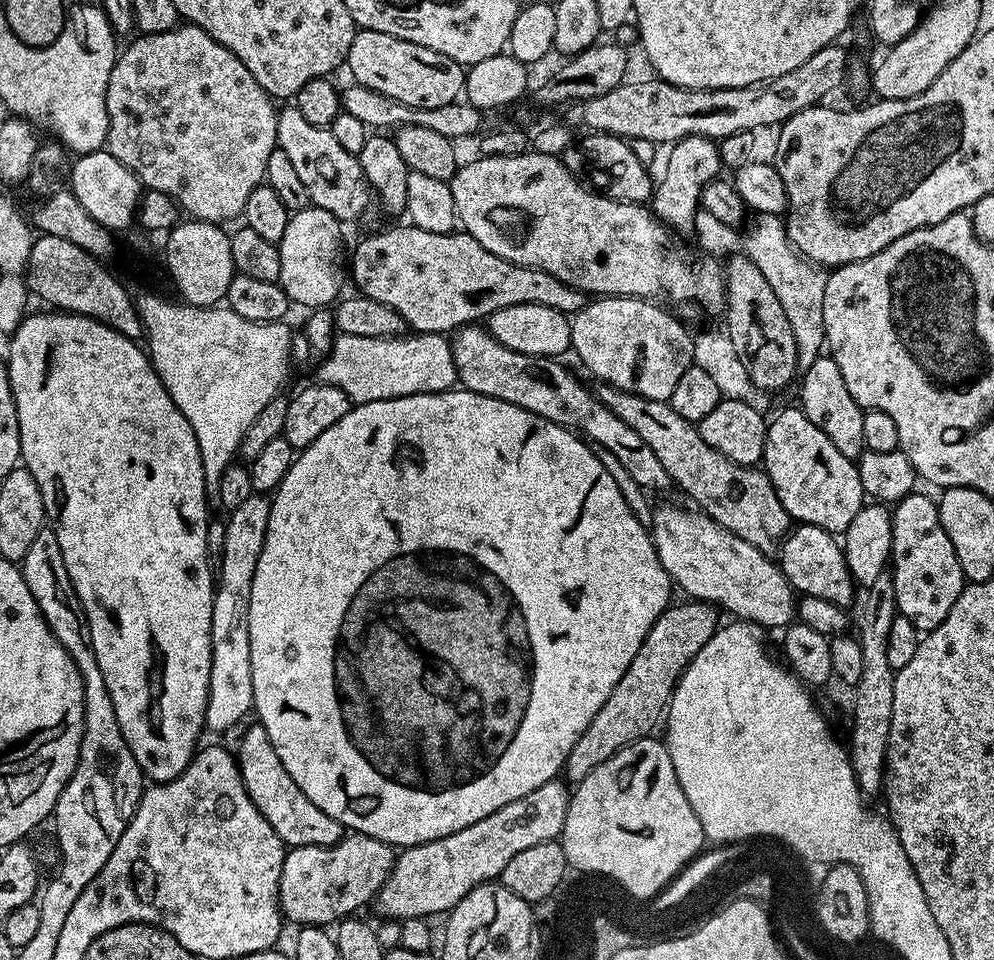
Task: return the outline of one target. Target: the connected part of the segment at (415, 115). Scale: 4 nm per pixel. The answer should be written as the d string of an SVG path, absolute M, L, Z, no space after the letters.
M355 82L349 85L348 89L345 87L340 93L340 107L346 114L354 114L354 118L359 118L370 130L395 130L401 128L403 124L413 124L426 126L437 134L442 134L454 142L460 142L463 136L475 137L485 127L483 126L485 113L467 102L455 100L446 106L415 108L390 98L390 94L378 94L378 90L370 90L370 86L362 86Z

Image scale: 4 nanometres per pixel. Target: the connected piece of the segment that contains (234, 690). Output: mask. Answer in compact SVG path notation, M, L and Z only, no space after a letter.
M253 494L242 506L226 516L226 534L218 579L212 593L212 661L210 686L204 722L207 731L224 732L232 728L244 715L253 711L254 678L250 670L250 586L258 558L264 549L266 526L270 522L272 505L264 494Z

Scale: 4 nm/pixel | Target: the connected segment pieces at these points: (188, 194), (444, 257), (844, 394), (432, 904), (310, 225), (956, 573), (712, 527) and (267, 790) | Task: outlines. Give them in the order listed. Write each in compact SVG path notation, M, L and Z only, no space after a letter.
M181 22L176 27L166 30L162 34L143 34L135 37L137 40L128 49L121 51L117 55L114 66L110 70L110 82L106 86L106 114L108 115L108 139L106 150L118 162L126 165L133 172L144 188L162 190L162 194L170 194L174 202L180 206L181 213L187 214L193 220L207 220L210 224L220 224L224 220L232 220L243 213L246 206L246 198L254 194L254 190L265 183L266 162L270 162L270 154L277 151L276 147L276 113L277 105L273 97L269 96L262 86L258 86L254 74L226 50L206 30L202 30L196 24Z
M407 222L401 224L401 228L374 233L366 237L353 252L351 249L350 280L360 287L357 288L359 295L369 296L374 302L382 302L402 314L405 325L413 333L452 334L483 321L494 314L494 310L502 310L502 306L541 304L565 314L575 314L586 303L585 293L579 288L571 288L540 268L527 268L506 258L498 258L498 254L490 254L490 250L486 250L482 242L475 240L469 232L453 230L446 234L430 234L430 230L416 228Z
M821 354L814 362L810 362L808 368L803 369L799 384L800 411L810 418L810 422L814 422L814 426L818 426L818 430L822 430L822 434L826 434L826 438L830 438L830 442L834 442L839 452L846 454L848 460L859 461L861 454L866 451L862 438L865 409L860 408L854 398L850 398L850 390L846 390L846 382L838 370L838 362L834 362L831 355Z
M563 779L542 782L538 790L530 790L530 794L502 806L502 810L494 810L494 814L486 814L482 822L474 822L466 830L403 849L395 857L391 874L376 893L374 904L380 907L380 916L402 921L451 912L470 890L499 878L506 865L522 854L522 850L530 850L530 846L542 842L559 841L569 799L570 788Z
M313 204L289 215L286 231L277 244L278 283L293 305L304 306L306 310L325 309L339 299L348 276L342 228L343 223L336 216Z
M920 490L912 491L892 509L892 559L890 571L894 582L894 598L897 613L910 622L922 634L932 632L950 614L950 606L958 602L965 578L962 566L958 566L958 554L946 538L946 530L940 521L937 501L923 496Z
M664 504L661 508L657 507L652 514L650 535L652 541L656 543L658 558L666 574L672 579L673 585L679 591L681 588L686 594L685 597L702 600L706 604L715 604L725 613L733 612L736 615L733 617L764 630L769 630L768 628L783 630L793 623L798 612L798 596L781 572L779 563L773 557L766 556L754 546L750 546L750 542L742 542L738 534L730 534L730 530L714 522L703 510L688 508Z
M252 722L252 725L244 732L244 737L240 740L240 752L238 751L240 761L240 773L242 782L246 786L246 794L258 806L262 818L274 826L278 838L288 848L301 848L302 846L330 846L344 839L346 829L343 824L338 823L330 814L318 810L306 794L286 774L286 766L282 766L282 758L278 758L275 746L270 742L270 734L258 722Z

